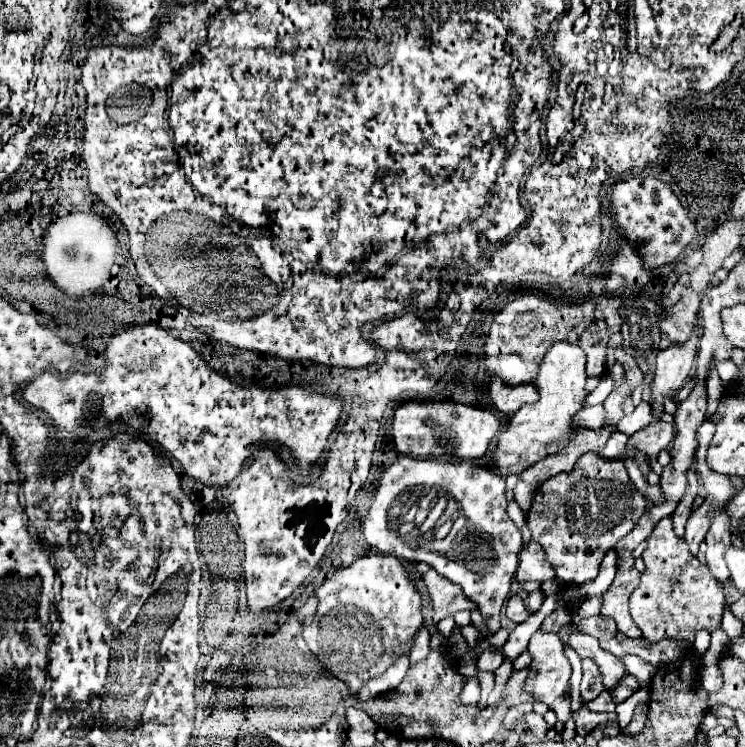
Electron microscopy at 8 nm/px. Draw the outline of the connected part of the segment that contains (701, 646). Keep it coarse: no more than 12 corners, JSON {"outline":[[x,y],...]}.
{"outline":[[699,630],[693,648],[699,656],[707,652],[711,632]]}

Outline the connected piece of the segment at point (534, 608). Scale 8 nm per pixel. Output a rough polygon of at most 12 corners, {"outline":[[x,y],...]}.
{"outline":[[538,589],[527,596],[529,612],[537,612],[543,603],[542,591]]}

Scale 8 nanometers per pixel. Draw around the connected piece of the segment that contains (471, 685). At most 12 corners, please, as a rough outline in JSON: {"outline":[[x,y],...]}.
{"outline":[[473,676],[461,692],[463,704],[479,702],[479,682]]}

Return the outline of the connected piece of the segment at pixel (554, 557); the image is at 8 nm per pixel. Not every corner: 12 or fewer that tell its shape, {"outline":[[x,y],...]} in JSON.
{"outline":[[585,454],[537,488],[529,530],[583,584],[645,498],[621,460]]}

